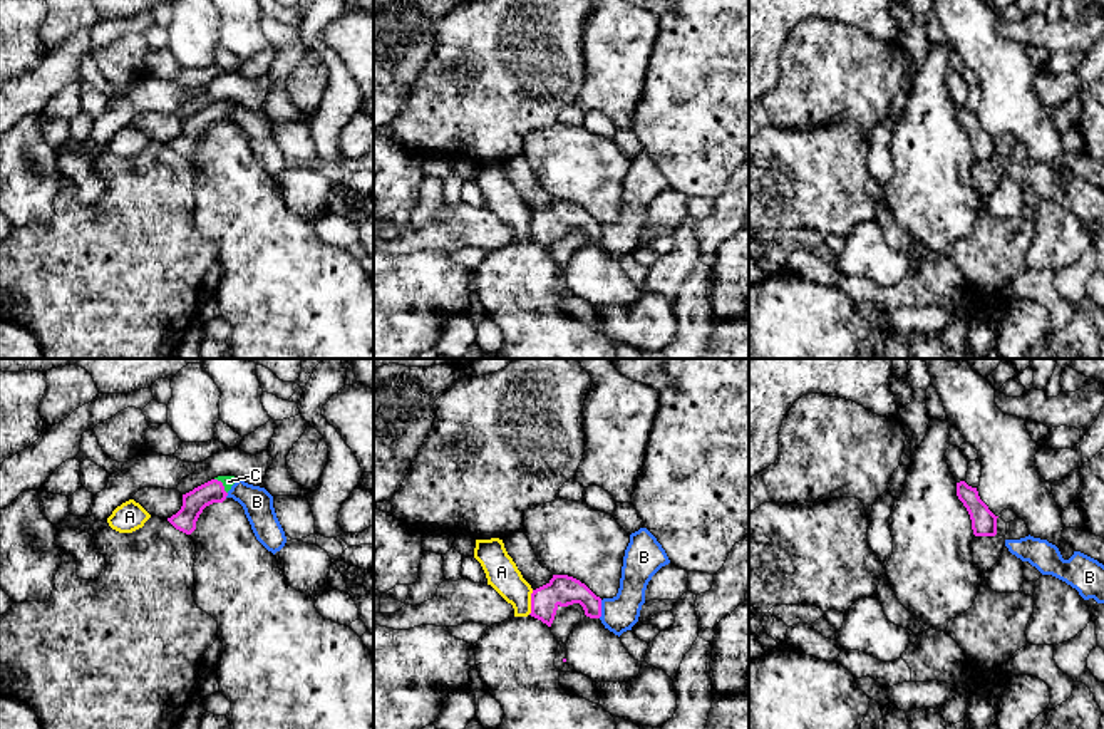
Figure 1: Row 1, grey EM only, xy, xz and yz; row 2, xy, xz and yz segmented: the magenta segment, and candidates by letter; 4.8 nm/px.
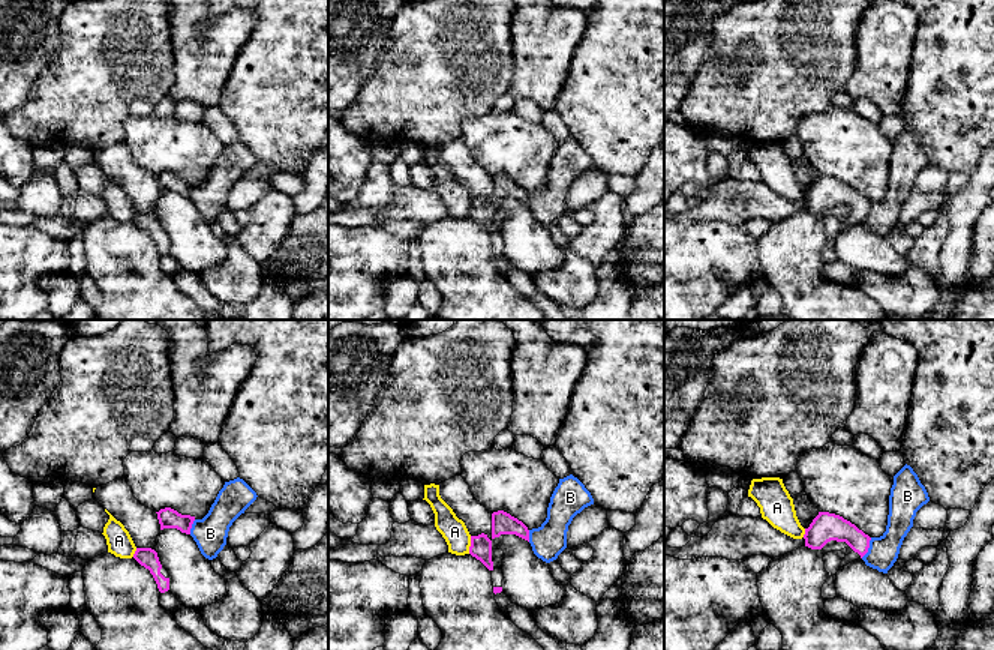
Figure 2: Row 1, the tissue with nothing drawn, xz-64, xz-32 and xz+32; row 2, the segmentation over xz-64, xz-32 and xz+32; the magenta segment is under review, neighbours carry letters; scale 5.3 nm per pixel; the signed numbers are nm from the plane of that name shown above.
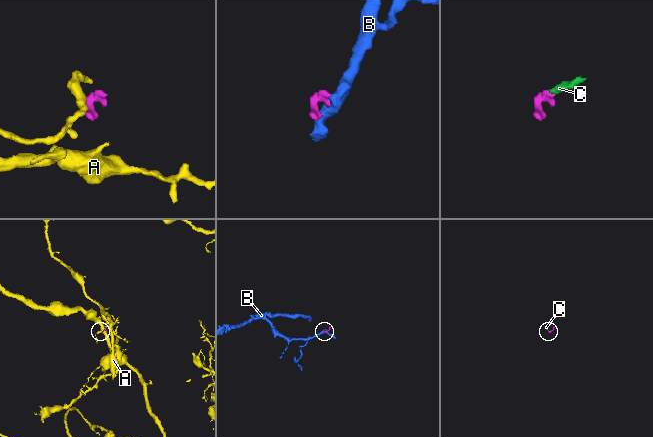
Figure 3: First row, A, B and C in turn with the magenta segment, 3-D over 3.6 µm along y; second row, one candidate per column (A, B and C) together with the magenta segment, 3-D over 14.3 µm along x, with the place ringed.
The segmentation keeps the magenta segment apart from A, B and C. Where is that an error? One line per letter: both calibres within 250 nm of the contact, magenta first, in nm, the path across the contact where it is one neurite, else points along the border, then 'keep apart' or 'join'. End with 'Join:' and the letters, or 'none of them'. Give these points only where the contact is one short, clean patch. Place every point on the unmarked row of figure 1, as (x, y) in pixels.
A: 150/160 nm | along xz (533, 215), (528, 238) | keep apart
B: 150/170 nm | along xz (602, 225), (602, 238), (598, 242) | keep apart
C: 110/60 nm | across xy (195, 126), (221, 109), (228, 106) | join
Join: C

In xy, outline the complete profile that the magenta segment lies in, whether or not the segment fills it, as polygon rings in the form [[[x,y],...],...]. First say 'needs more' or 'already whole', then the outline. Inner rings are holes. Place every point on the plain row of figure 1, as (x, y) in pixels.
needs more | [[[218,101],[183,119],[181,134],[168,142],[168,146],[176,154],[191,159],[196,154],[196,146],[203,134],[213,127],[223,127],[236,106],[235,101]]]

